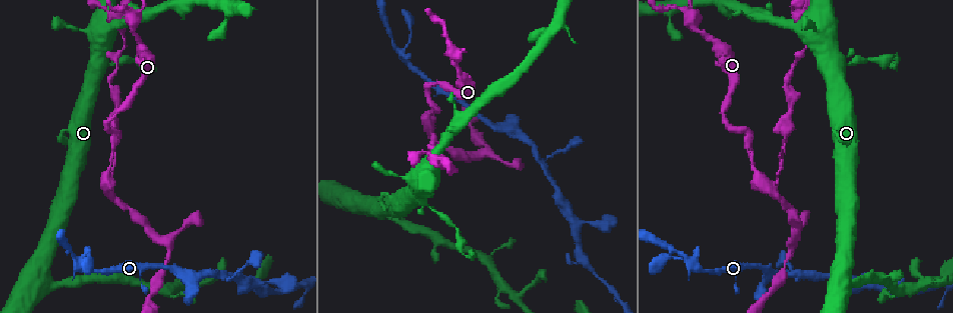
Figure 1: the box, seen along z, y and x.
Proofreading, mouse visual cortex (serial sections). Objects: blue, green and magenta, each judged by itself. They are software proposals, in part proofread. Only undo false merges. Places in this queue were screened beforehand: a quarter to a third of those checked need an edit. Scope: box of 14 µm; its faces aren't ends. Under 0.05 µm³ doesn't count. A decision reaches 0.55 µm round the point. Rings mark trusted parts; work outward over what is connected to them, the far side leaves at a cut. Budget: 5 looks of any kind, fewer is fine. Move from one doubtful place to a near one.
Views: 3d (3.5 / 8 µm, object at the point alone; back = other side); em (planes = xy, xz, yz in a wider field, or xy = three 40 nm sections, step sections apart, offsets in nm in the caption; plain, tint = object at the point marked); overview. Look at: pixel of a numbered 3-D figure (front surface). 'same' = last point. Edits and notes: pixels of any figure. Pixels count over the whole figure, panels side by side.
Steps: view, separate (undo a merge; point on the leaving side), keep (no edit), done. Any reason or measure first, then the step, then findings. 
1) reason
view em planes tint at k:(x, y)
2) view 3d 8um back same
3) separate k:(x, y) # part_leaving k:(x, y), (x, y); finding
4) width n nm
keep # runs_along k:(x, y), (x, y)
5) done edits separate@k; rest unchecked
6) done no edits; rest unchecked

branch point
view 3d 3.5um at 1:(804, 276)

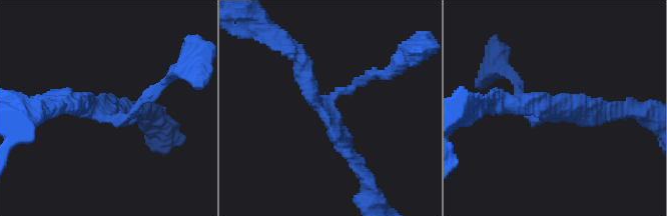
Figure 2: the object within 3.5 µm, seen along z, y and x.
arms 3; arm_widths 150, 200, 300 nm; shape alone is not enough
view em xy step 1 tint at 2:(95, 107)

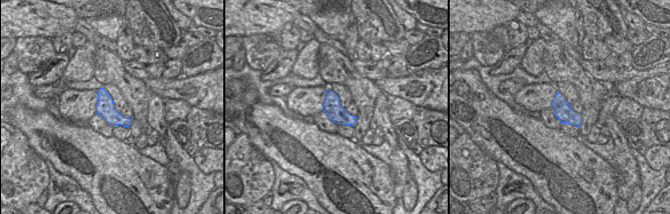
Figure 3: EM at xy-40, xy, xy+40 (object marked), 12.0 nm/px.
cut it another way
view em xy step 2 tint same

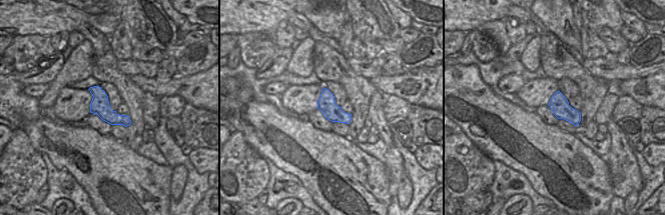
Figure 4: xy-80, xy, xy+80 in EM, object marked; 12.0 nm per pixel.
width 220 nm
separate 2:(362, 80) # part_leaving 2:(336, 96), (407, 58); a second cell is stuck on

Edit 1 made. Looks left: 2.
narrows sharply
view 3d 3.5um back at 1:(933, 281)

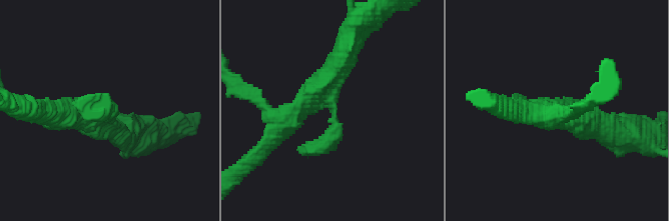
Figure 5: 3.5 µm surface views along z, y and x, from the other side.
need the tissue
view em planes tint at 5:(331, 112)

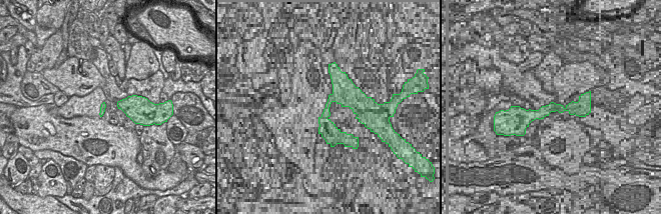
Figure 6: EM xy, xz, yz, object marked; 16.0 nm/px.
keep # all the same cell

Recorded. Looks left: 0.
done edits separate@2; rest unchecked

